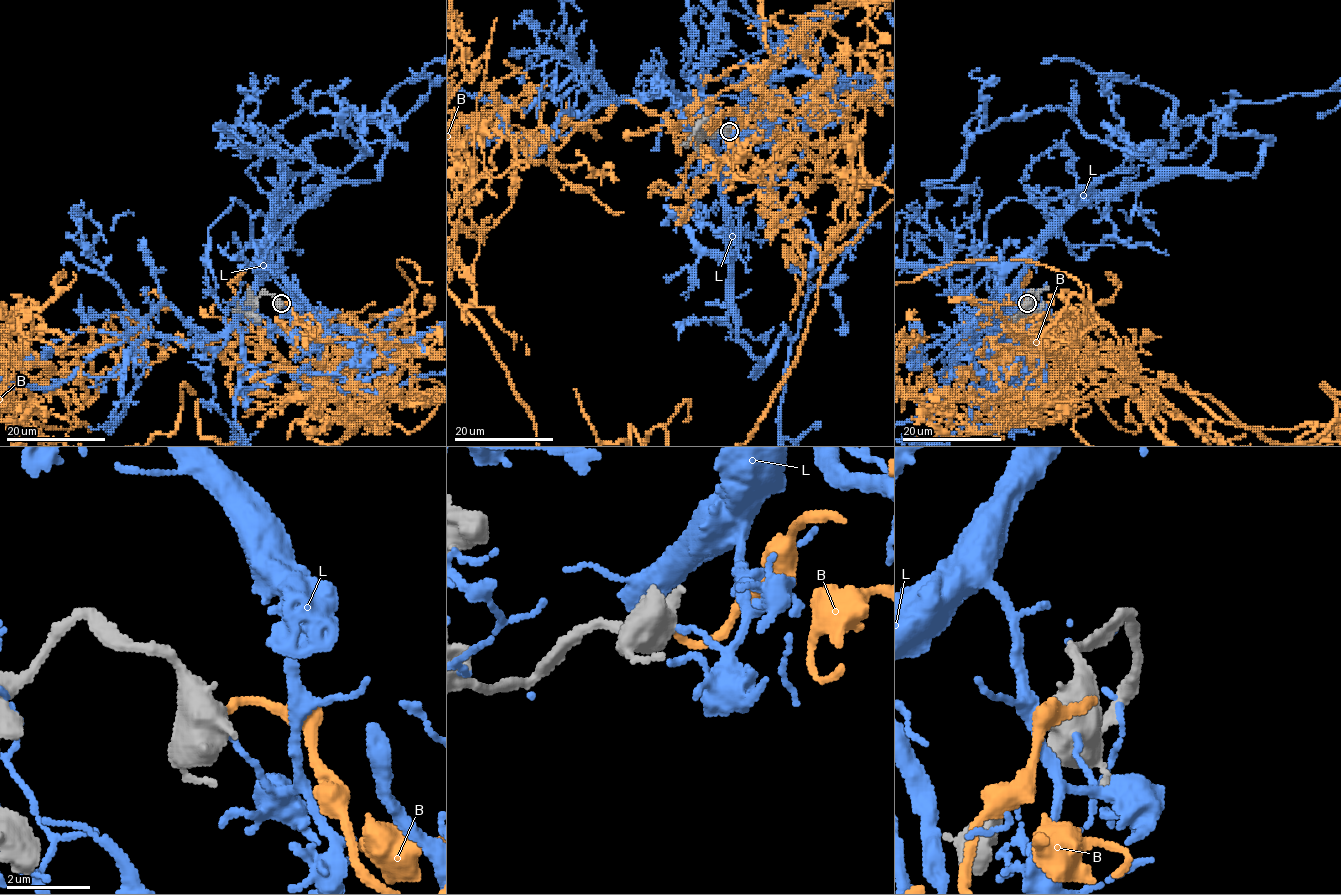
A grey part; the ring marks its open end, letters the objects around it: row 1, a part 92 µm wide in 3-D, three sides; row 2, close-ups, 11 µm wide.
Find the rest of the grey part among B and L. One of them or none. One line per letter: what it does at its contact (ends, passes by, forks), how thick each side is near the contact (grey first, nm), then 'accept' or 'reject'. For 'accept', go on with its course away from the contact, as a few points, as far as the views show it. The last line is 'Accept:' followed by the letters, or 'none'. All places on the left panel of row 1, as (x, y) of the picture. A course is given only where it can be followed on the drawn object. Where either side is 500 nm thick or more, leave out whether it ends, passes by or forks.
B: 750/180 nm | accept
L: 550/130 nm | reject
Accept: B

